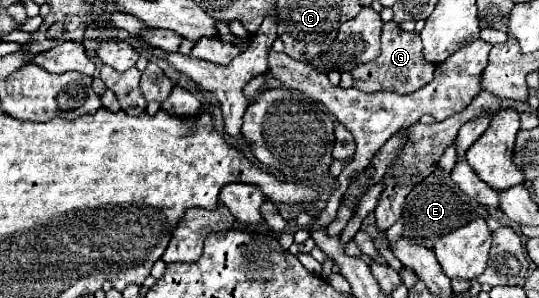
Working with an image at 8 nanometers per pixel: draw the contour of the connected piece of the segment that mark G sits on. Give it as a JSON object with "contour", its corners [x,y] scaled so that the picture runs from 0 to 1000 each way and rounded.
{"contour":[[[720,70],[709,104],[709,151],[705,151],[705,191],[698,191],[686,211],[664,218],[653,238],[657,285],[668,305],[727,305],[738,319],[757,319],[776,305],[779,292],[794,285],[805,258],[805,218],[790,211],[783,198],[783,144],[776,111],[753,111],[742,97],[738,77]]]}

